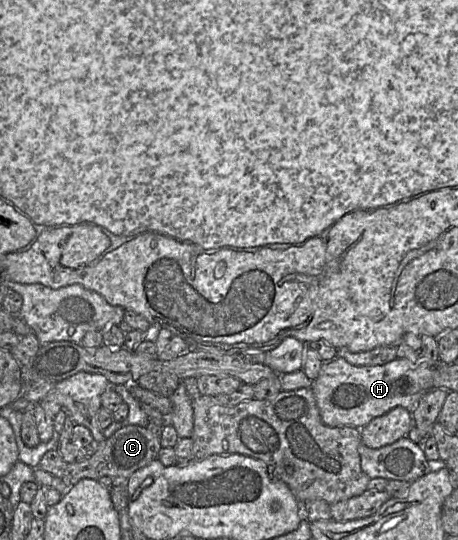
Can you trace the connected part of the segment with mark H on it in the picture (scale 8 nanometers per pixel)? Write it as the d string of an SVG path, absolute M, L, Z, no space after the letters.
M336 356L330 361L323 361L318 377L312 381L311 389L324 424L361 429L373 418L397 406L413 409L418 400L433 389L435 367L416 365L401 358L383 365L356 366Z

